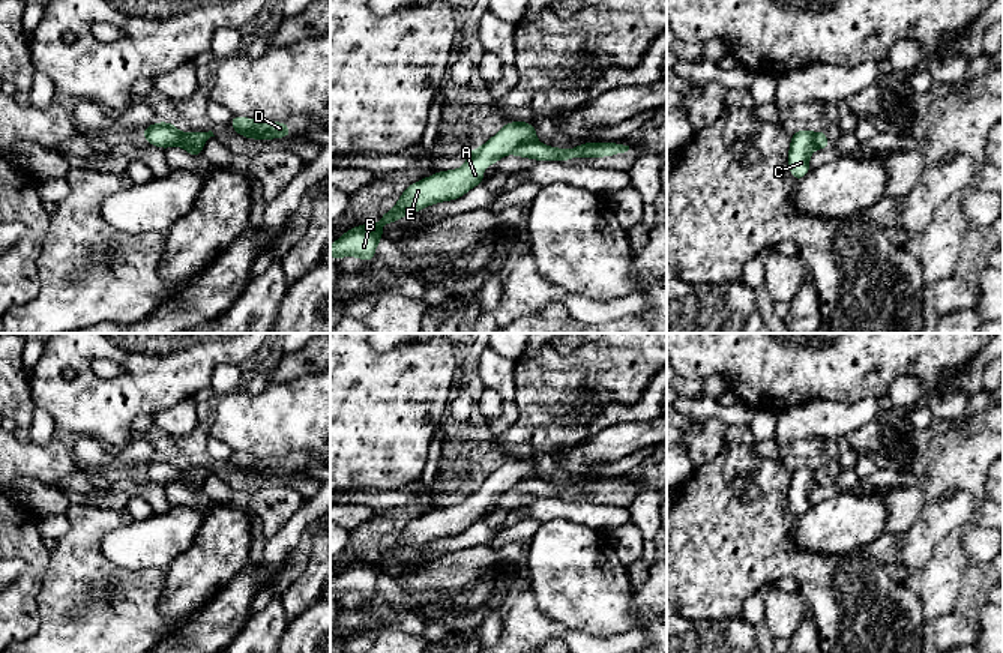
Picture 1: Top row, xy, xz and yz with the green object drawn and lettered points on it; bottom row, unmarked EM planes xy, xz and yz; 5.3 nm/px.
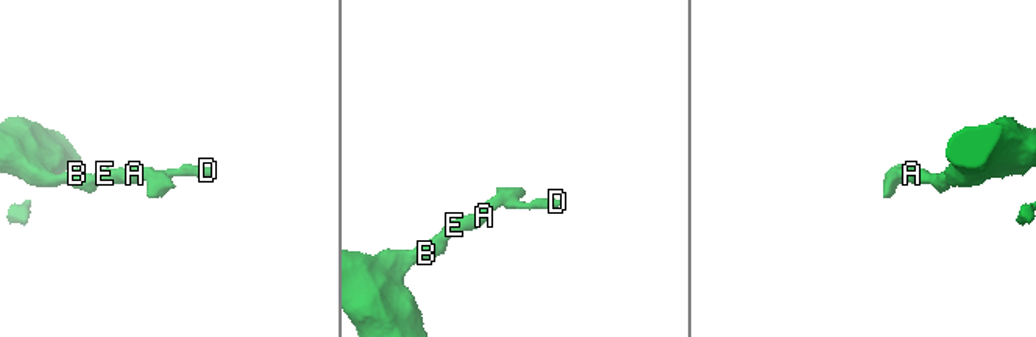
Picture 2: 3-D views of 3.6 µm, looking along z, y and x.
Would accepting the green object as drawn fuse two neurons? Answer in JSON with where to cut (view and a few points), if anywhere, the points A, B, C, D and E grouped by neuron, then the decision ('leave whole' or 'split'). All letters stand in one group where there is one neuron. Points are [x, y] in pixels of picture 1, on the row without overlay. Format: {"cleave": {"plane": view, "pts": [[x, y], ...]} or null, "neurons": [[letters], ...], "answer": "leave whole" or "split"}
{"cleave": {"plane": "xy", "pts": [[180, 470], [183, 482], [201, 485]]}, "neurons": [["A", "B", "C", "E"], ["D"]], "answer": "split"}

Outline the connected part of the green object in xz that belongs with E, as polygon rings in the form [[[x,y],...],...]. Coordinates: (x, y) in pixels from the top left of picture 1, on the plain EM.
[[[508,458],[483,482],[470,485],[465,501],[458,506],[438,507],[407,522],[392,546],[384,548],[377,560],[360,560],[333,578],[330,593],[357,593],[369,599],[375,593],[377,579],[384,575],[381,561],[398,558],[441,537],[458,536],[476,521],[485,519],[483,503],[497,500],[518,482],[538,474],[530,458]]]

